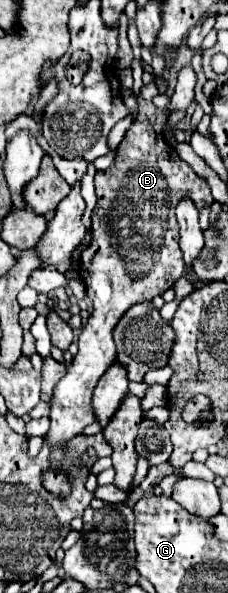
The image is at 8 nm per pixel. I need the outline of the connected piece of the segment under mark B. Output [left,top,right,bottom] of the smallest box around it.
[44,81,212,461]

